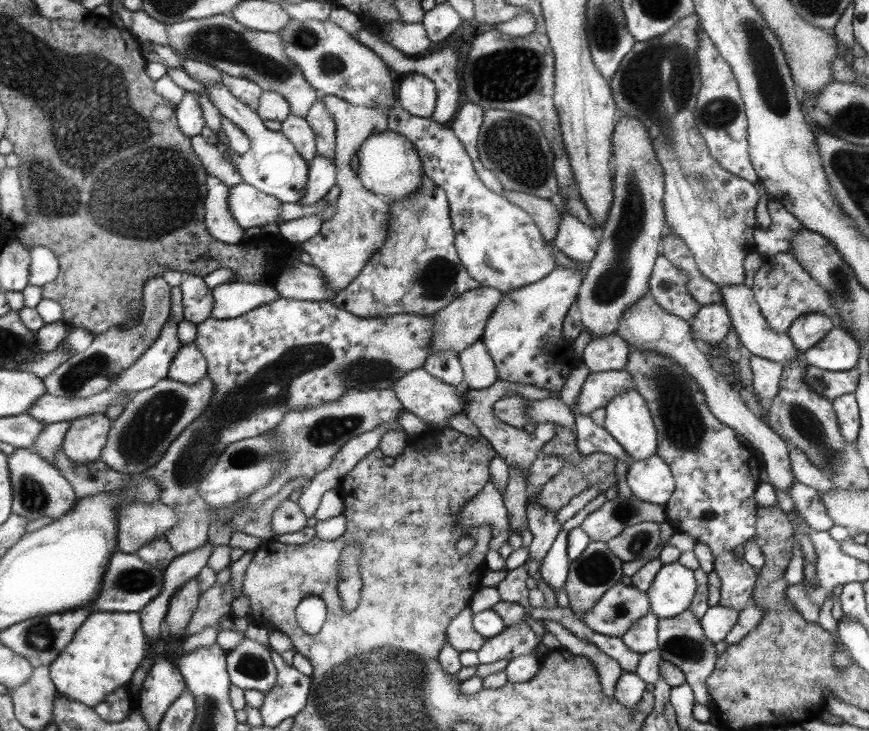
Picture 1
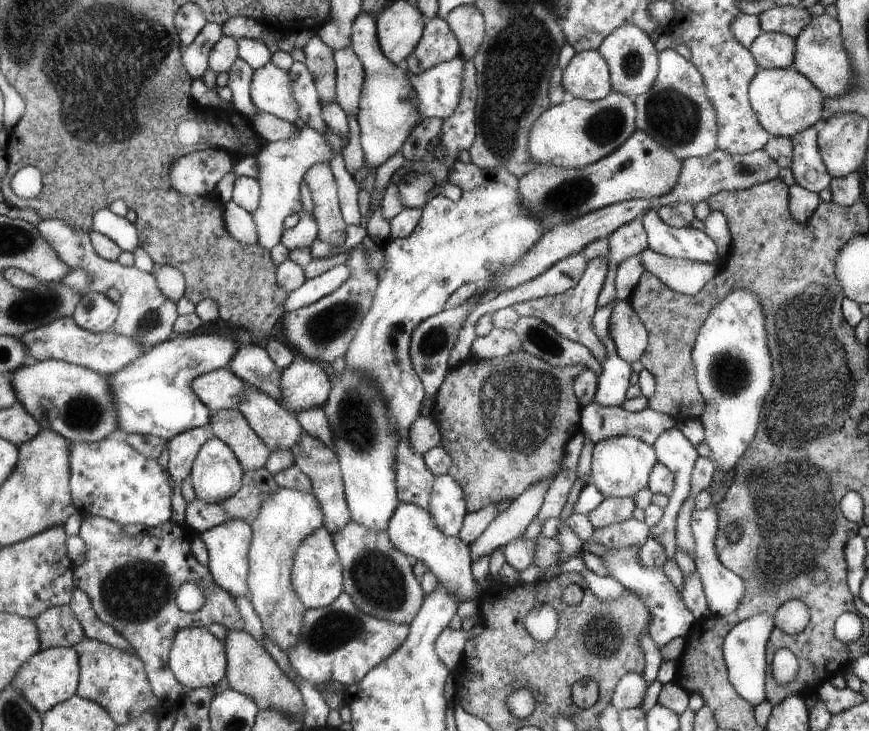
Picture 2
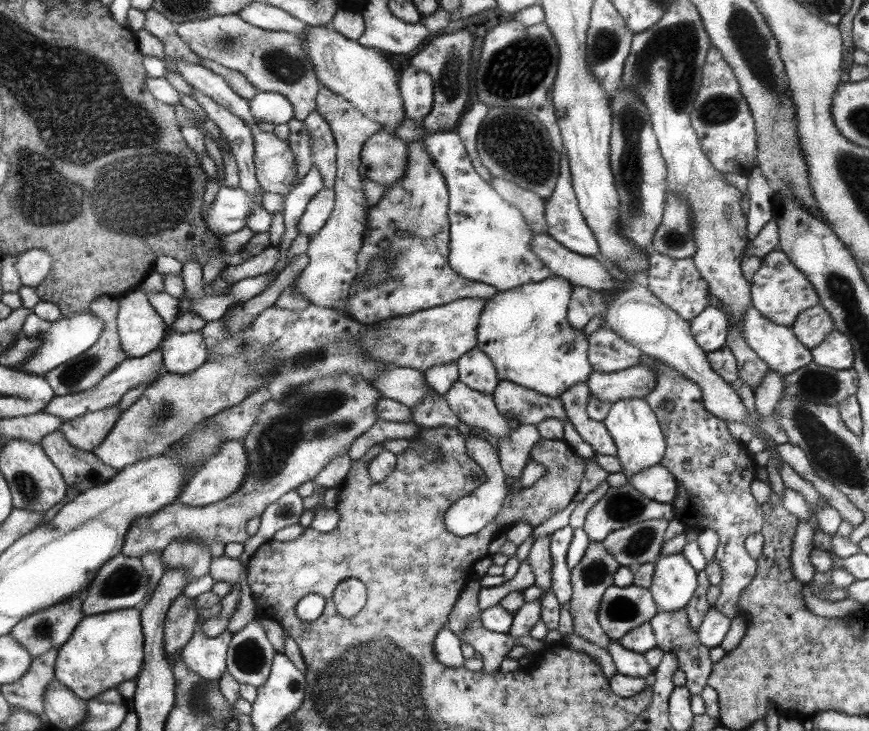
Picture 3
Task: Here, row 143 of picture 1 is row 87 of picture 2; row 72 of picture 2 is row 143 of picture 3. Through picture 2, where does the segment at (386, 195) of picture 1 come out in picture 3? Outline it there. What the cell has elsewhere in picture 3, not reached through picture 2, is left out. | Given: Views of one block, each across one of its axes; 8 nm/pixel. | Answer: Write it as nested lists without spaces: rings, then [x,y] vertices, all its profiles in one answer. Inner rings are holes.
[[[381,132],[364,144],[359,162],[365,166],[365,178],[377,184],[391,186],[402,180],[408,168],[408,148],[399,142],[394,132]]]

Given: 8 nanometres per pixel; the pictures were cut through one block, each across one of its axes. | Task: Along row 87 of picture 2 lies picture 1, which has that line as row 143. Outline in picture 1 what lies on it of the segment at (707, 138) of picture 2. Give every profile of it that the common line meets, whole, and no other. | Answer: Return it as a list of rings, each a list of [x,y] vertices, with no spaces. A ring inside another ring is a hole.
[[[691,13],[663,34],[636,42],[608,84],[617,114],[635,117],[652,140],[665,179],[663,203],[670,232],[687,246],[703,278],[716,287],[733,286],[743,283],[744,258],[755,253],[752,236],[759,194],[753,183],[717,164],[695,126],[693,109],[700,88],[697,28],[700,20]]]

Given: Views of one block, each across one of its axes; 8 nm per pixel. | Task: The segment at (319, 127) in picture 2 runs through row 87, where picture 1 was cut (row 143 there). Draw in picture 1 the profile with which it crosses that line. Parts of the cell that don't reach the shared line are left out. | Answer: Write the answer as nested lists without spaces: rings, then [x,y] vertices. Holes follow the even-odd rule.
[[[289,113],[287,118],[280,122],[279,132],[295,147],[302,160],[307,163],[313,160],[316,155],[314,135],[303,117],[299,118]]]

